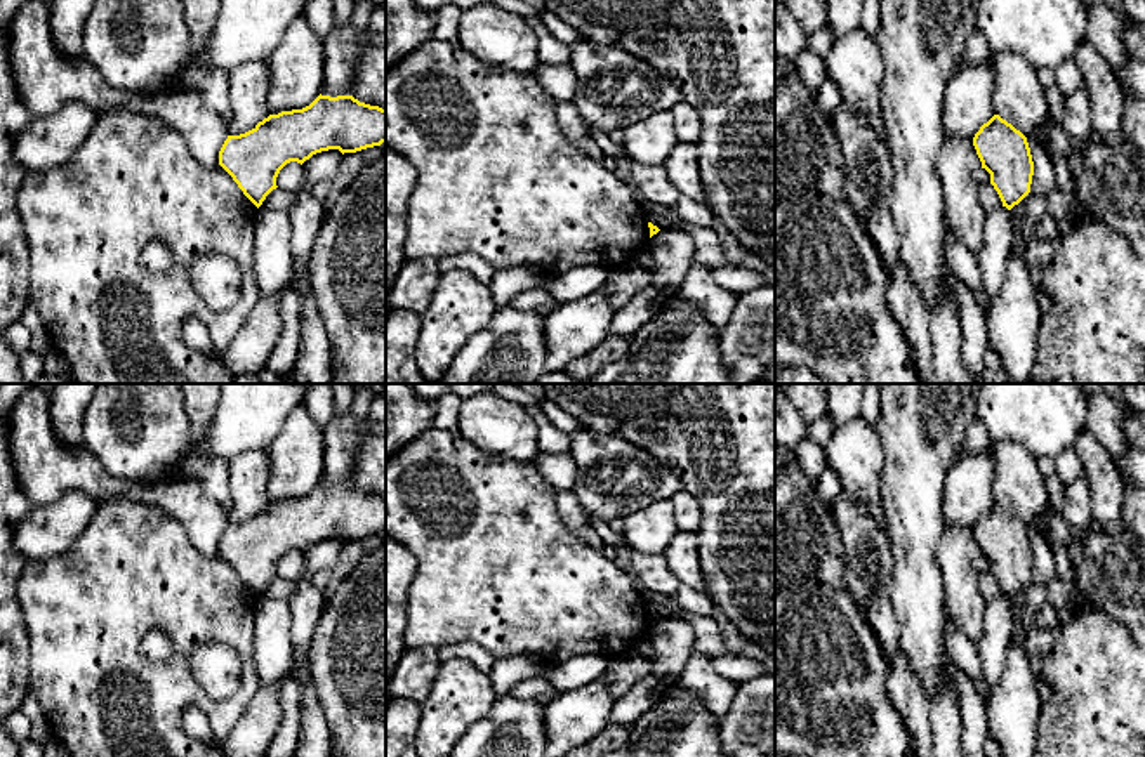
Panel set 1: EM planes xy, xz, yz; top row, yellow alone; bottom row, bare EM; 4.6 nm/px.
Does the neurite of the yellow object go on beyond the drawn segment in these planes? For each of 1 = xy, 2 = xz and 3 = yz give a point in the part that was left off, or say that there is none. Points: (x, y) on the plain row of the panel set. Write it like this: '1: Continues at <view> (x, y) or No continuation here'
1: No continuation here
2: No continuation here
3: No continuation here

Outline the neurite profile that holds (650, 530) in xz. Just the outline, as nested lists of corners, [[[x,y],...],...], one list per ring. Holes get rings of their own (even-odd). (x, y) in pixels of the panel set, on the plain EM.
[[[657,500],[624,517],[624,538],[632,550],[664,554],[679,533],[671,500]]]

